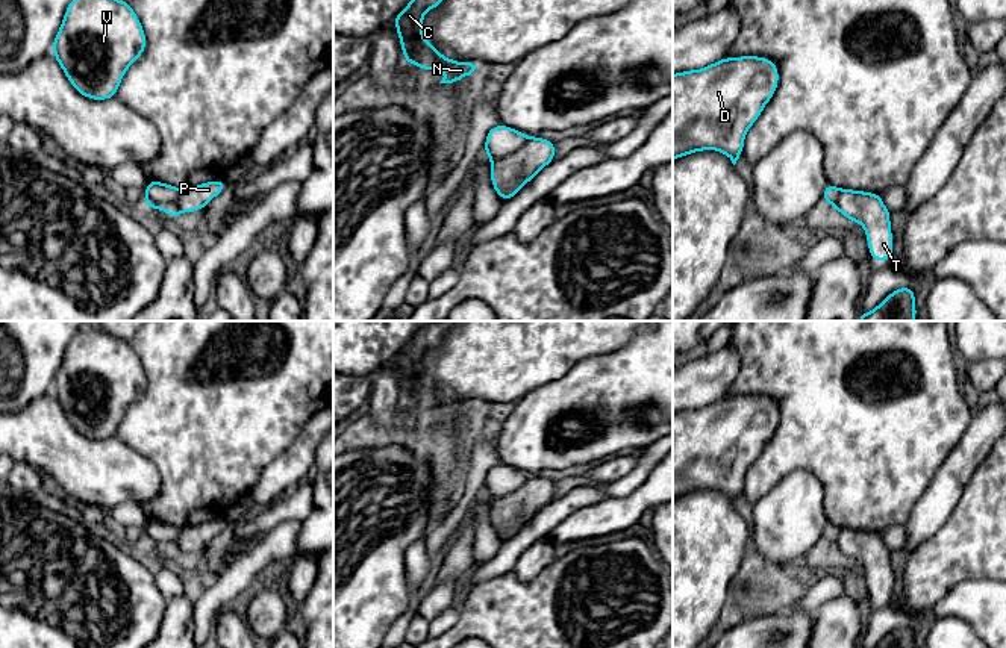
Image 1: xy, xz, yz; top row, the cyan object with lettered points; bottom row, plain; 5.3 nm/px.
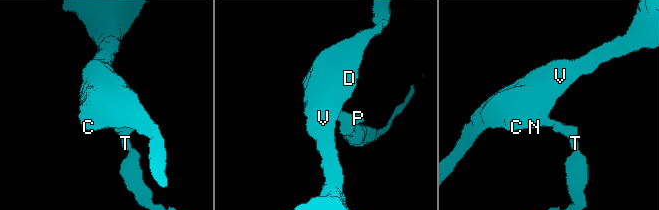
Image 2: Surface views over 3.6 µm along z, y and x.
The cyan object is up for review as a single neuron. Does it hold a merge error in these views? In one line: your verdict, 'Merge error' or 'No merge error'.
Merge error

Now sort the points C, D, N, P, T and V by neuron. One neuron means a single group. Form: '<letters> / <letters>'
C D N V / P T

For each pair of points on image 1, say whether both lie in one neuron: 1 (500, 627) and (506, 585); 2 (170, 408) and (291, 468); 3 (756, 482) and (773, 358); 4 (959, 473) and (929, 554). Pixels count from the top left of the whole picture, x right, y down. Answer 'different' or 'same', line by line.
1: same
2: different
3: same
4: different

